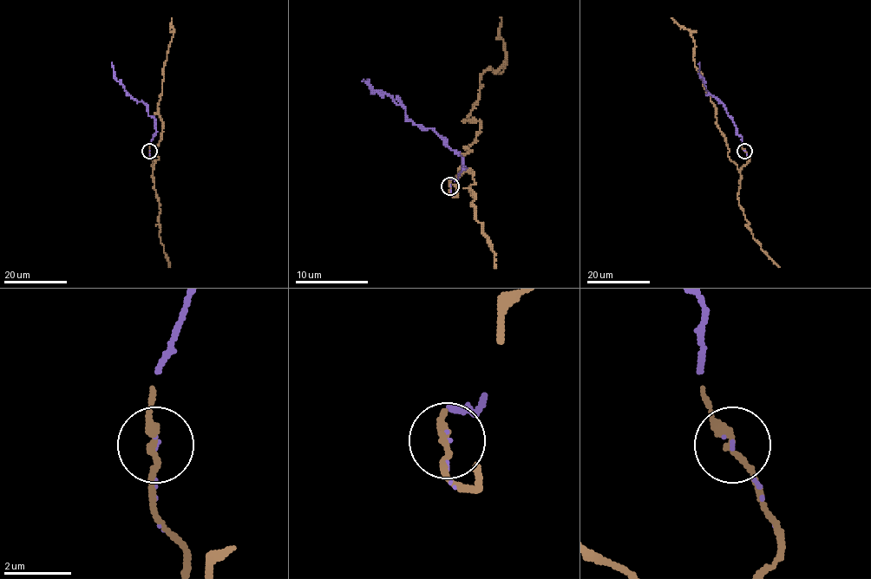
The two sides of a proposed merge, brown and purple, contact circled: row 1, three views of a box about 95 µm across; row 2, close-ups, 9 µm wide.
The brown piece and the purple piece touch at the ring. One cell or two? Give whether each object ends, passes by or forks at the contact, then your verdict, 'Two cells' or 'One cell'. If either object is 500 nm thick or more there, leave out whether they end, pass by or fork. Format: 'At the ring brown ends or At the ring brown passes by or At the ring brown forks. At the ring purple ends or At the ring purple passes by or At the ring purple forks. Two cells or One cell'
At the ring brown passes by. At the ring purple ends. One cell

